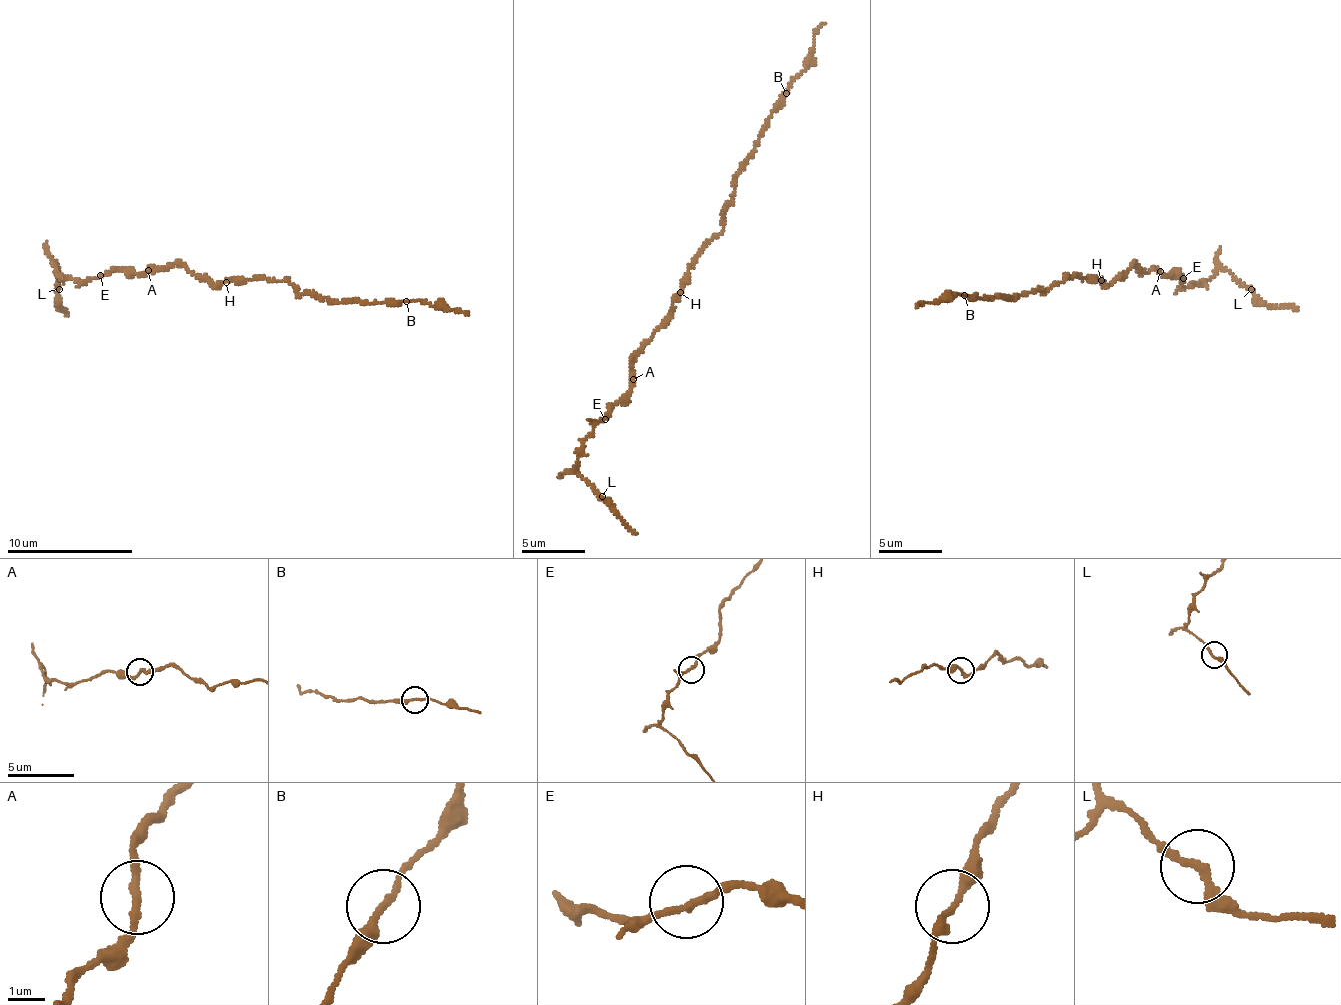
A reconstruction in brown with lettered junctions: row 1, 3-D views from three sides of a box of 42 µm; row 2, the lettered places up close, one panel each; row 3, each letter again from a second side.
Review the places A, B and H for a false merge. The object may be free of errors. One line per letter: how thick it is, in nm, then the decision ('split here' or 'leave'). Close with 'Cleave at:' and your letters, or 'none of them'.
A: 200 nm thick; split here
B: 240 nm thick; leave
H: 200 nm thick; leave
Cleave at: A

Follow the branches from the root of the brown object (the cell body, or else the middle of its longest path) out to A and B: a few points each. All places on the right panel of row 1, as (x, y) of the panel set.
A: (1102, 277), (1106, 285), (1111, 285), (1116, 279), (1122, 279), (1132, 266), (1145, 269), (1146, 272), (1160, 270)
B: (1102, 277), (1067, 277), (1045, 291), (1033, 289), (1007, 300), (1001, 295), (990, 300), (964, 295)

